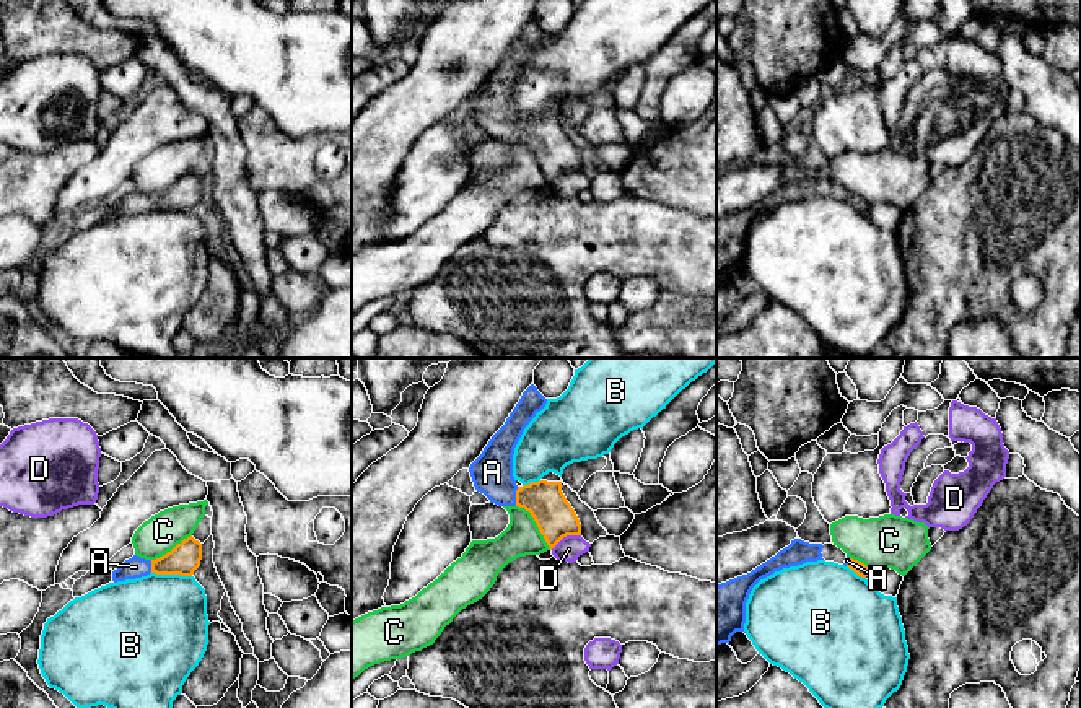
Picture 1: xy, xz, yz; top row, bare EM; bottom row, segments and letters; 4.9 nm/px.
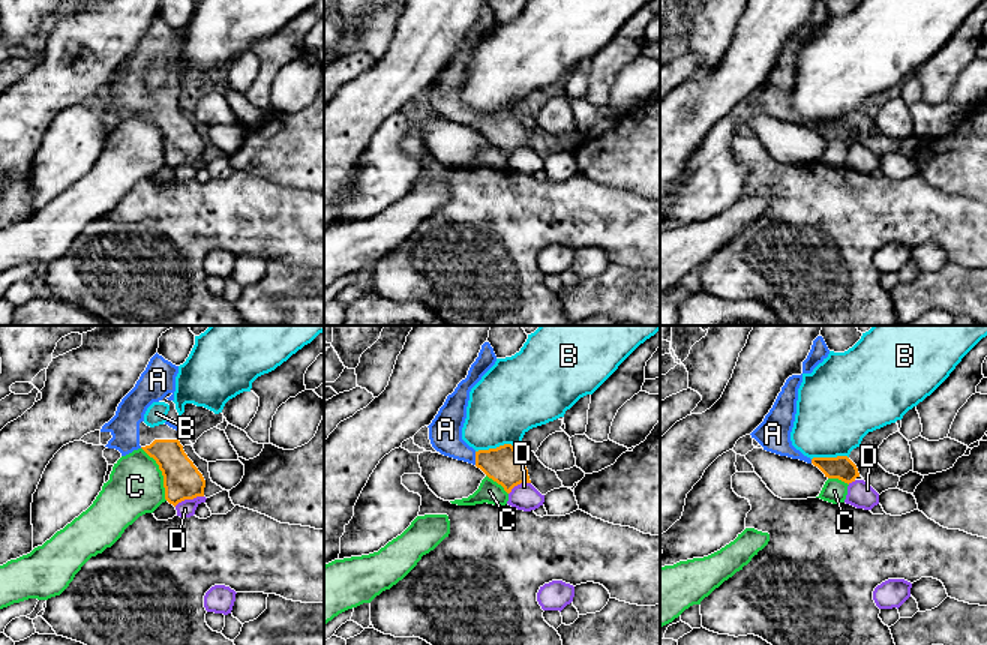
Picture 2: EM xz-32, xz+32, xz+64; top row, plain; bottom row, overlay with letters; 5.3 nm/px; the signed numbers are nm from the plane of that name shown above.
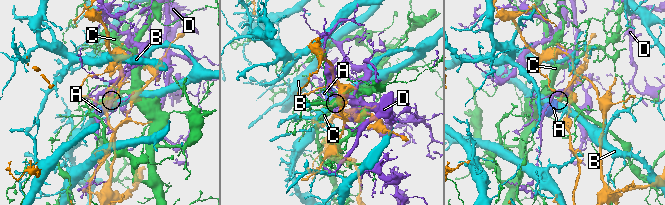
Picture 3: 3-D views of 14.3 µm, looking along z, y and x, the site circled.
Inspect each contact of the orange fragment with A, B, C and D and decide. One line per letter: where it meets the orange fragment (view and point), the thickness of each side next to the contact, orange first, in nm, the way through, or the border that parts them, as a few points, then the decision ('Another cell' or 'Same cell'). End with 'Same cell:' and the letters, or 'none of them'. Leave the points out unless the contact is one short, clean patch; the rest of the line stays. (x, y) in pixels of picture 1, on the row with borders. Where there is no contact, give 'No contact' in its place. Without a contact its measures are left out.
A: Touches orange at xz (516, 497). Thickness 200 nm (orange) against 200 nm. Same cell
B: Touches orange at xy (171, 573). Thickness 160 nm (orange) against 480 nm. Another cell
C: Touches orange at xz (536, 523). Thickness 200 nm (orange) against 180 nm. Another cell
D: Touches orange at xz (565, 536). Thickness 200 nm (orange) against 120 nm. Another cell
Same cell: A

